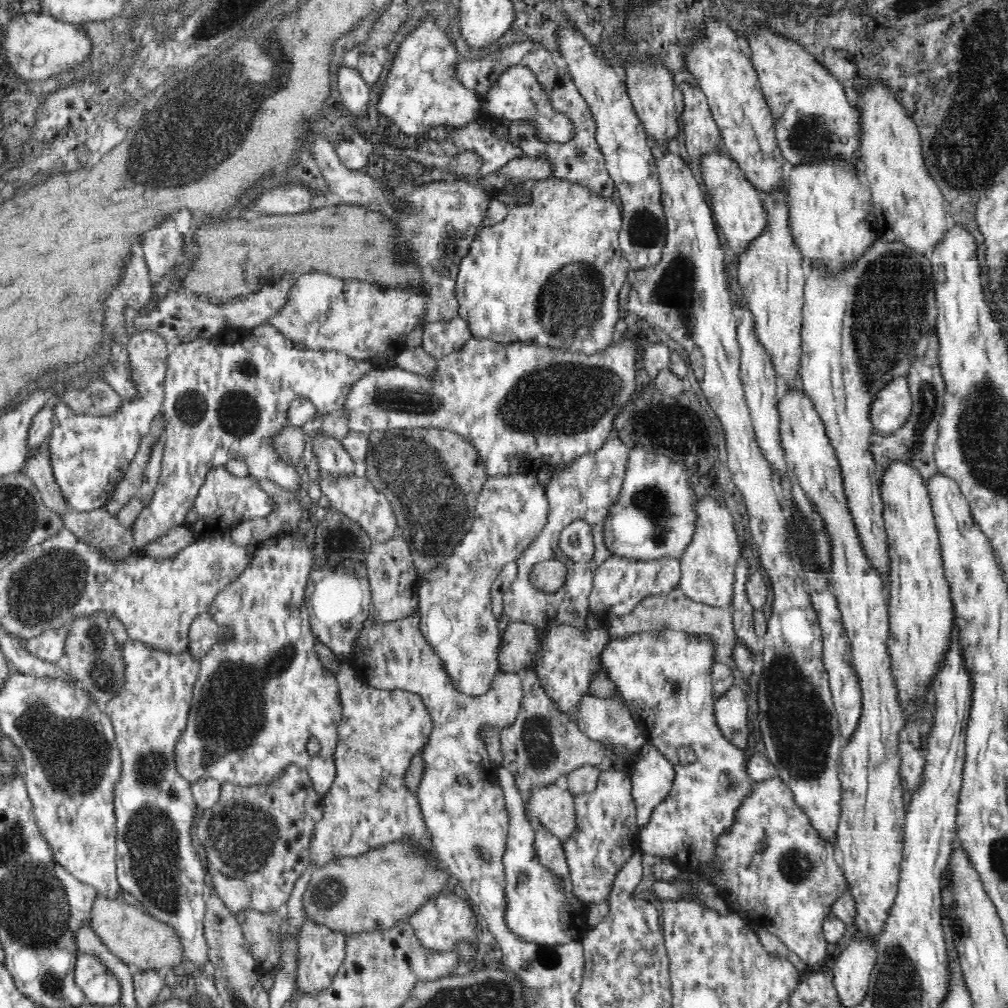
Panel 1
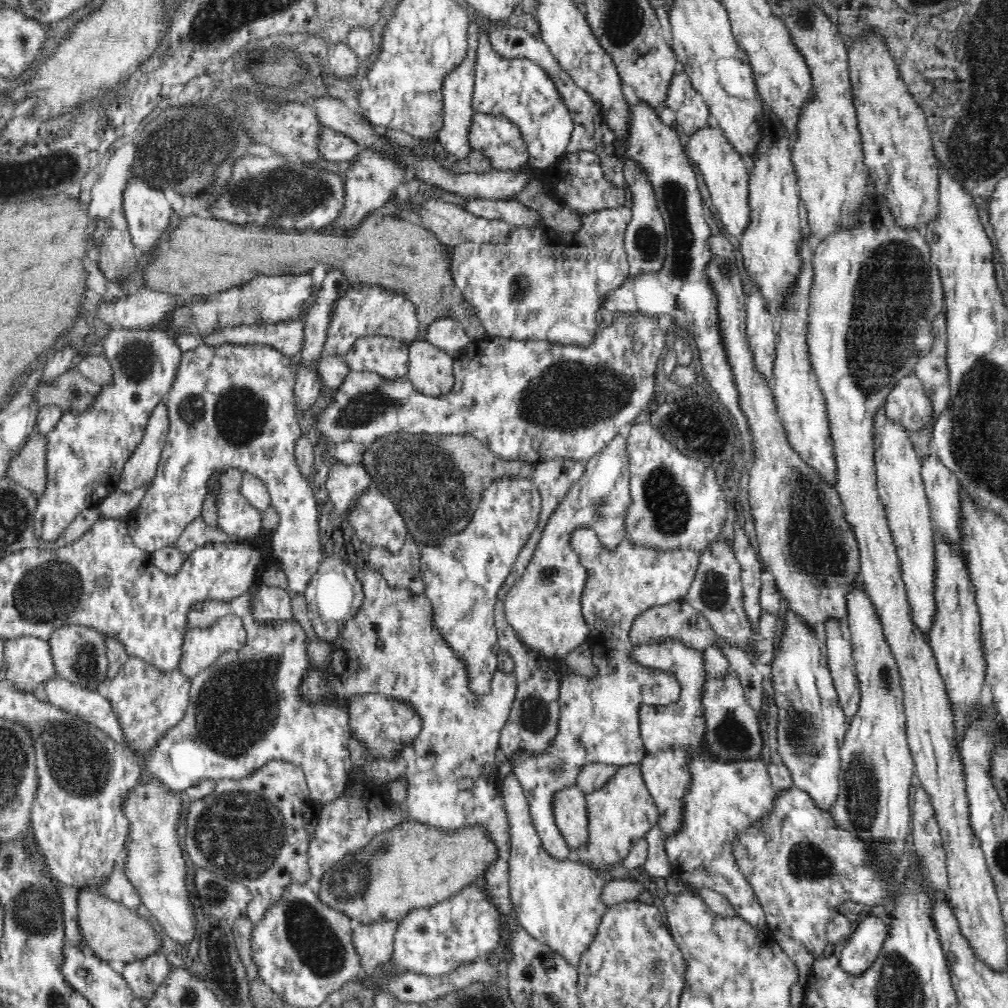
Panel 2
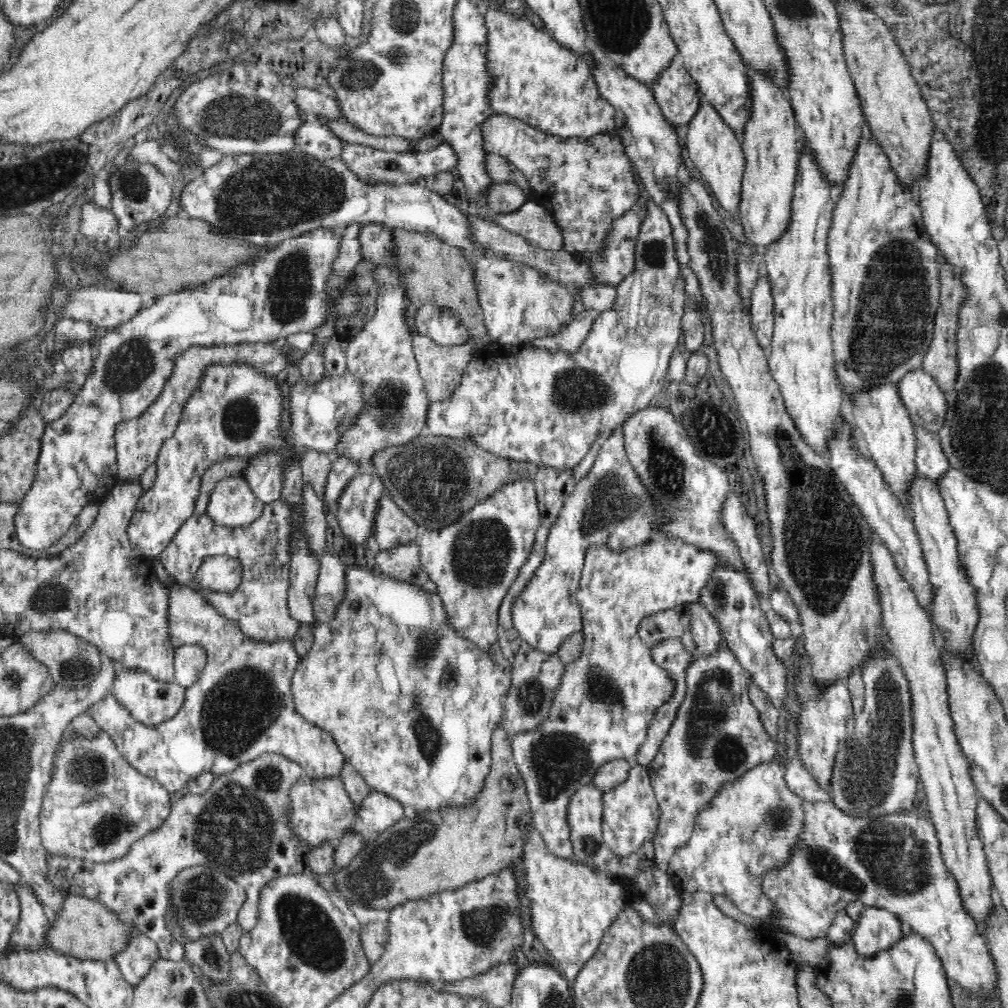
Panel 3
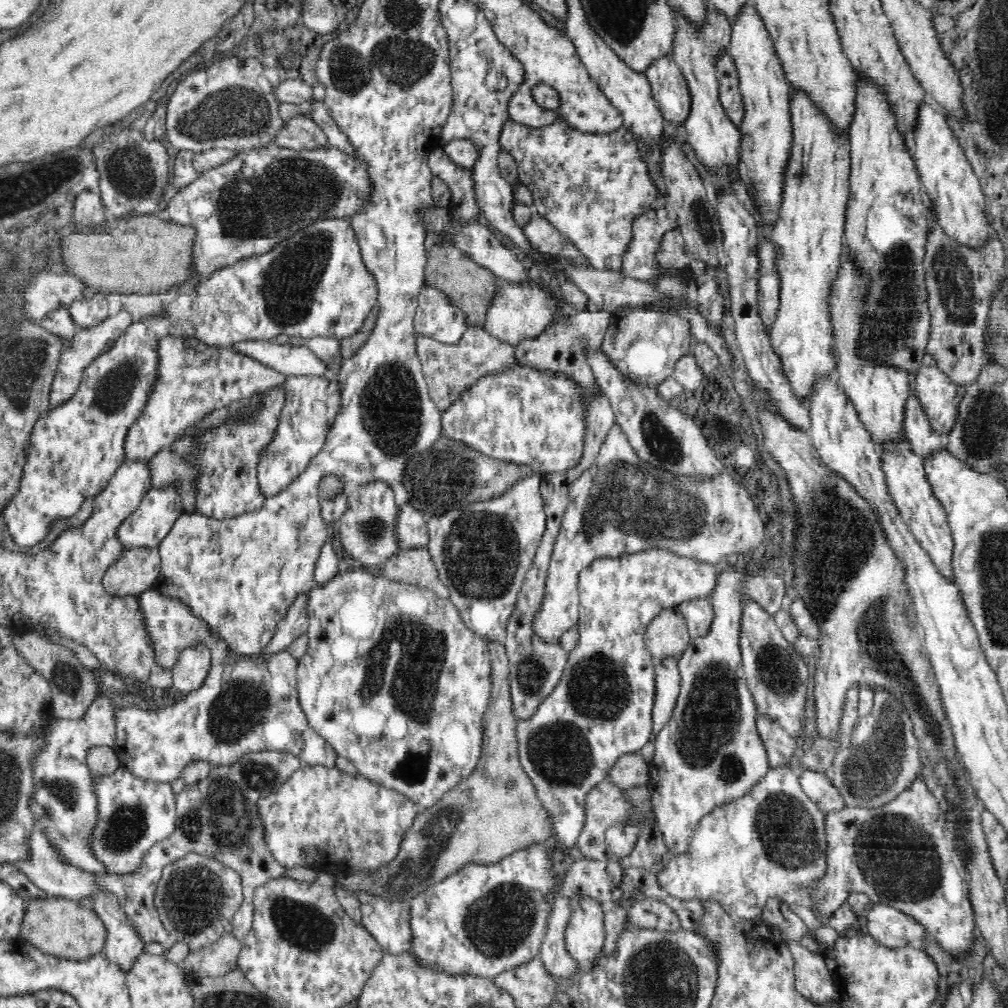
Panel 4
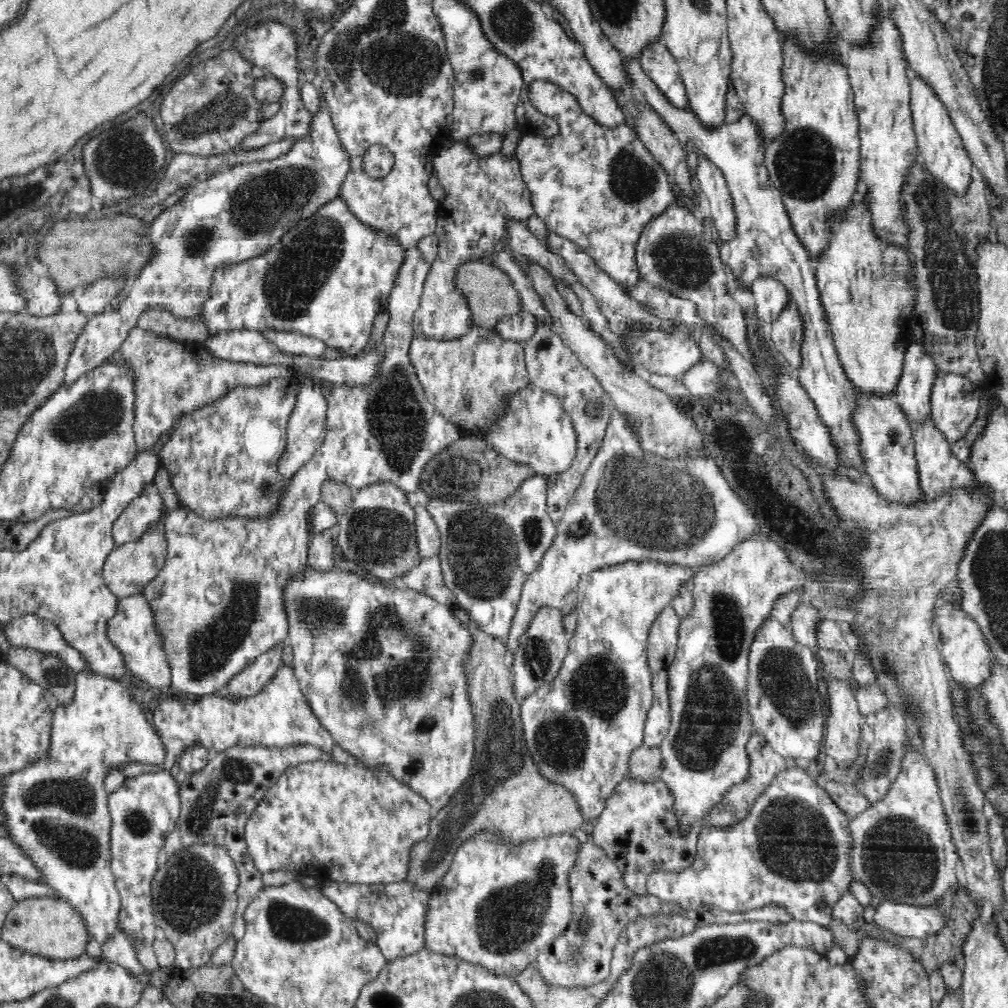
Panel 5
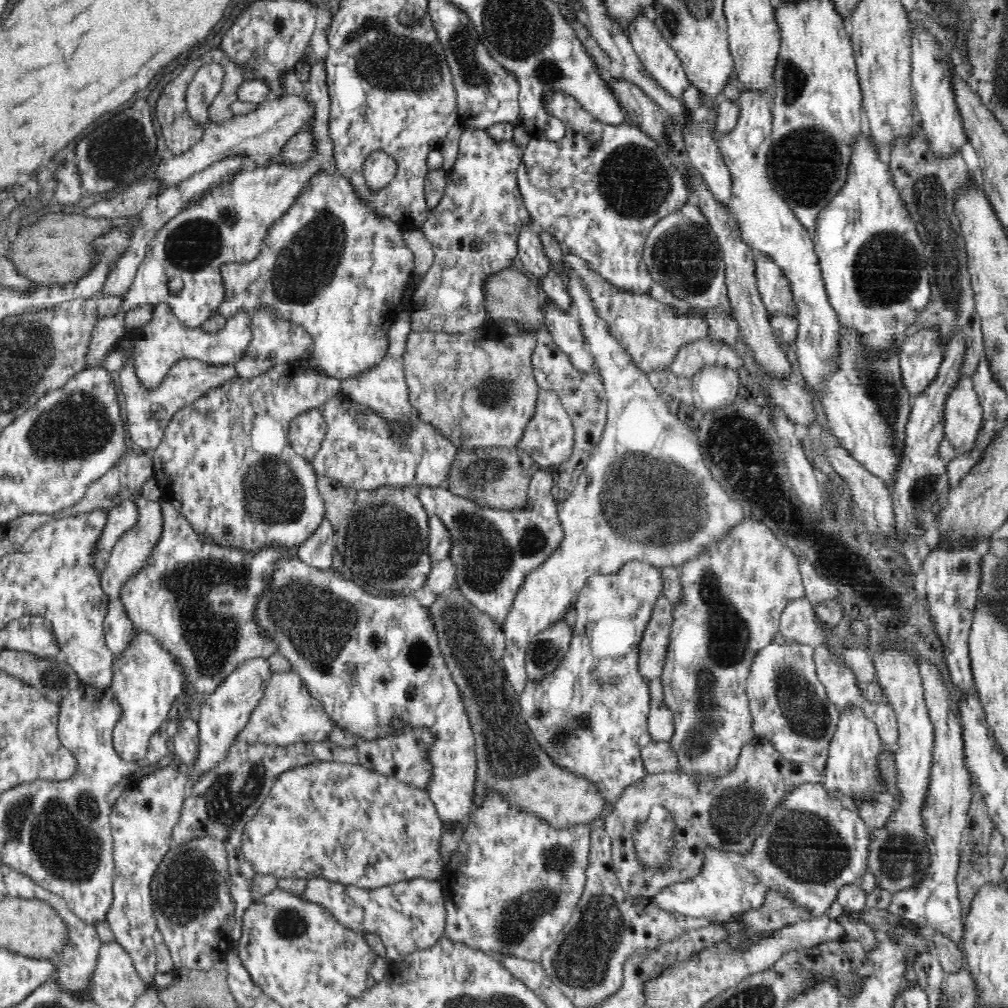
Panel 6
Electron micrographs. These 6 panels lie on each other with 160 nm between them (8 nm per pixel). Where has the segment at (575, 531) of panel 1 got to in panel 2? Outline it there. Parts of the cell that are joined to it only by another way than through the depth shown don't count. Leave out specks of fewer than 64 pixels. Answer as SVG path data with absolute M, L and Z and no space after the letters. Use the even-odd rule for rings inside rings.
M592 528L576 530L572 536L572 547L588 572L587 582L581 594L581 611L589 628L586 642L591 647L591 664L595 673L591 677L573 671L562 675L559 678L559 717L555 735L543 751L518 749L511 756L513 774L528 800L532 823L542 840L544 849L552 857L560 860L573 857L573 852L556 824L555 795L577 785L578 776L586 766L602 763L620 768L641 763L647 752L640 734L640 708L644 704L668 706L678 702L680 698L682 687L674 674L670 674L666 669L648 667L636 661L636 657L632 655L634 644L630 641L629 632L634 619L642 612L654 606L664 606L670 602L684 600L700 566L700 552L690 549L662 550L644 543L634 543L628 538L615 549L606 549Z

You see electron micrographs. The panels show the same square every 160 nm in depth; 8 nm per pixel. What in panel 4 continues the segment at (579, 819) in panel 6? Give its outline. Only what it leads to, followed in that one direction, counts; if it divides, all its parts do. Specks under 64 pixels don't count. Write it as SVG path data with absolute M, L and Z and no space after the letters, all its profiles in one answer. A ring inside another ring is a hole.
M486 641L487 647L489 648L490 662L491 662L491 673L489 674L489 682L491 683L490 687L490 696L489 702L486 705L486 708L482 713L482 742L481 742L481 753L479 754L478 763L476 764L476 768L473 774L470 776L466 776L466 778L460 780L458 782L458 786L454 787L445 796L442 798L441 802L438 802L438 805L434 807L427 808L422 810L422 812L418 813L416 818L414 818L413 828L405 835L404 841L400 847L398 852L398 856L394 858L394 862L388 866L388 868L384 868L380 874L377 876L363 876L363 874L340 874L336 876L336 879L340 881L340 884L345 889L351 891L357 891L358 889L366 889L366 891L370 891L370 893L376 893L378 895L384 895L384 897L394 897L398 900L406 900L410 901L414 898L419 892L426 890L429 886L440 882L442 879L448 878L452 873L456 872L458 869L461 869L464 863L474 861L474 863L482 863L485 865L486 863L493 863L499 860L502 860L504 857L508 857L509 854L512 854L514 850L520 850L522 847L530 846L530 844L534 844L534 842L543 842L546 839L550 839L551 836L555 834L555 827L552 825L552 819L550 819L549 810L545 808L545 804L541 798L539 798L539 792L537 791L537 787L532 783L532 780L526 775L524 768L522 767L520 757L518 756L518 737L516 734L516 726L517 721L516 715L514 715L514 709L512 704L512 697L510 694L510 679L509 679L509 658L506 654L505 645L502 641Z

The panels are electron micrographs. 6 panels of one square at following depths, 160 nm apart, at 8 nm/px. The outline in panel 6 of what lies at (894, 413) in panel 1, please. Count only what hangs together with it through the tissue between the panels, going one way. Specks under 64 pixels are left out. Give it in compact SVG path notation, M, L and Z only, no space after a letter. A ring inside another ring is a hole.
M962 376L956 390L950 392L944 404L945 437L955 448L955 454L970 454L976 448L976 440L983 426L983 408L970 377Z

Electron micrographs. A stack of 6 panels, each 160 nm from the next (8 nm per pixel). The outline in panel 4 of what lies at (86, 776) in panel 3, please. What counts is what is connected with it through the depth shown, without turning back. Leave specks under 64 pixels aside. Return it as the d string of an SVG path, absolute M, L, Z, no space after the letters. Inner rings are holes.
M119 768L115 774L104 779L94 778L94 780L95 790L97 790L97 796L99 797L100 814L98 814L99 826L93 835L92 849L96 851L98 859L102 859L111 874L132 876L144 864L142 860L148 854L148 850L162 840L171 837L177 828L177 812L172 784L160 780L151 780L150 778L140 779L134 777L124 768Z

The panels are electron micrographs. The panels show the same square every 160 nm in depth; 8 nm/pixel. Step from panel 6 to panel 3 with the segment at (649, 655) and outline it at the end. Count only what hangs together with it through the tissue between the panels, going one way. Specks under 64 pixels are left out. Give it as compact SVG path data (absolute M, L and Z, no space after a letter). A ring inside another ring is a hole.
M678 605L644 618L640 622L638 632L642 641L651 649L668 638L675 638L682 643L684 650L692 654L695 652L695 642L690 634L689 616L685 605Z

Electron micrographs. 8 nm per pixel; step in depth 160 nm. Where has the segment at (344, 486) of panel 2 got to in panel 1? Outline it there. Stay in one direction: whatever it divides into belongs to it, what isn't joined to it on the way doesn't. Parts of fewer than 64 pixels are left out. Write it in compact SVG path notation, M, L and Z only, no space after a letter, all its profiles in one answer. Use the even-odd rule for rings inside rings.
M316 431L312 448L322 475L329 474L331 478L351 478L355 476L354 461L346 453L340 441L322 439L321 432Z

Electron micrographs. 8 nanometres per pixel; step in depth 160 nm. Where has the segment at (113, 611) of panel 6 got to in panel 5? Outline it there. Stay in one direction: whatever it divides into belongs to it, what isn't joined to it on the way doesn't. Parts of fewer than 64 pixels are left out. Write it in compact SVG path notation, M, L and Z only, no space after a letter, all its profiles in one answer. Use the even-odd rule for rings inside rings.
M141 593L117 600L116 616L108 620L106 636L119 650L126 670L138 676L153 688L166 691L171 684L170 669L165 661L165 654L161 651L161 640L153 630L152 613L143 600Z

